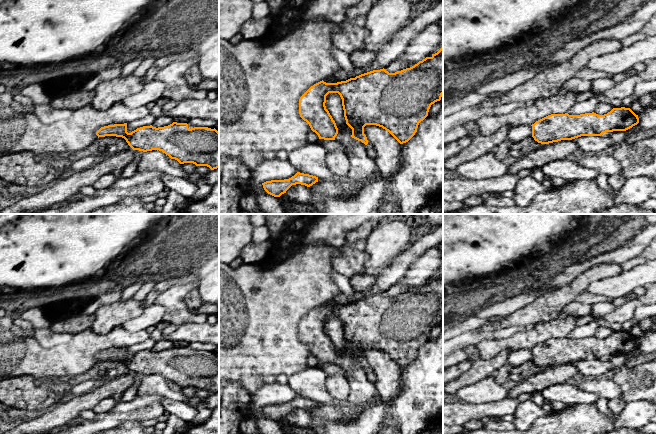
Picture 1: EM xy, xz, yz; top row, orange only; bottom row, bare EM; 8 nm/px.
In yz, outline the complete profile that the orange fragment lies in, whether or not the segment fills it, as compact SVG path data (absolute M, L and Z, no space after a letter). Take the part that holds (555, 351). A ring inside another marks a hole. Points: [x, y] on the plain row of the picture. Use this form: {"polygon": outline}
{"polygon": "M613 332L604 339L551 338L532 348L532 361L541 368L572 364L581 360L601 360L606 356L626 355L639 347L630 332Z"}

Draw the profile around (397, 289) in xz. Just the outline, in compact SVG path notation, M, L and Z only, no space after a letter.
M396 283L389 287L384 293L389 297L395 297L397 295L401 295L406 292L410 292L417 288L418 286L410 287L408 285L403 285L401 283Z

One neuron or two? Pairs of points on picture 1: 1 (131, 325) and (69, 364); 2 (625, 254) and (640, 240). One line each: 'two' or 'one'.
1: two
2: one

